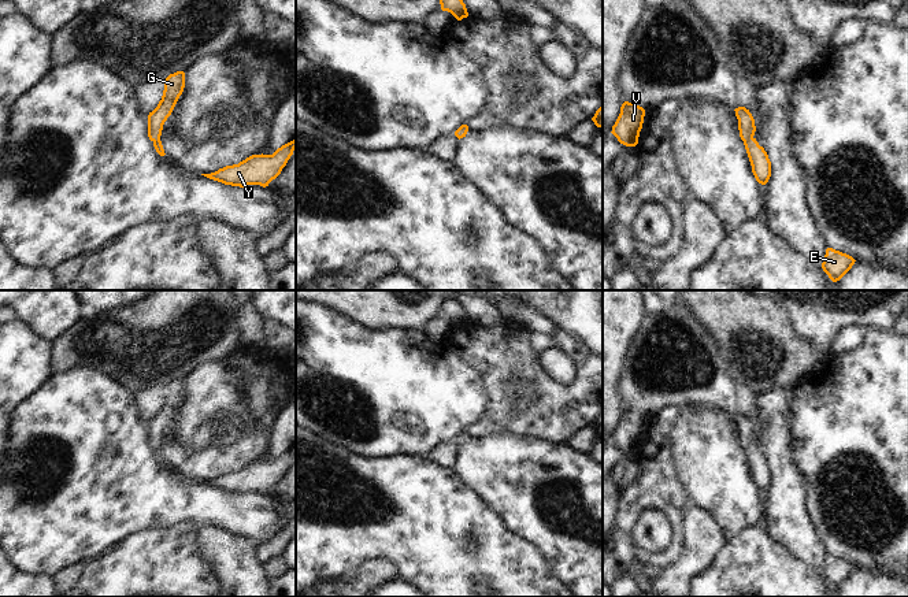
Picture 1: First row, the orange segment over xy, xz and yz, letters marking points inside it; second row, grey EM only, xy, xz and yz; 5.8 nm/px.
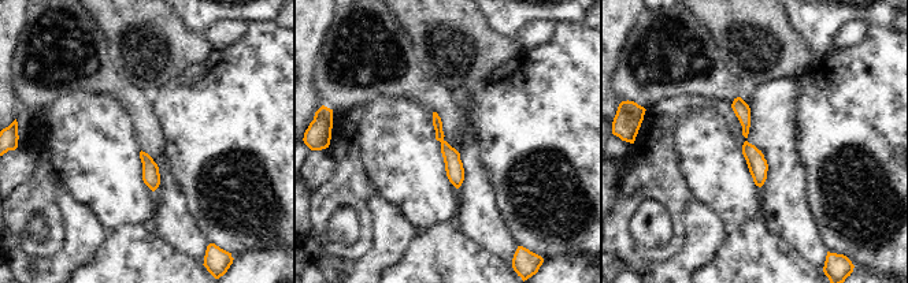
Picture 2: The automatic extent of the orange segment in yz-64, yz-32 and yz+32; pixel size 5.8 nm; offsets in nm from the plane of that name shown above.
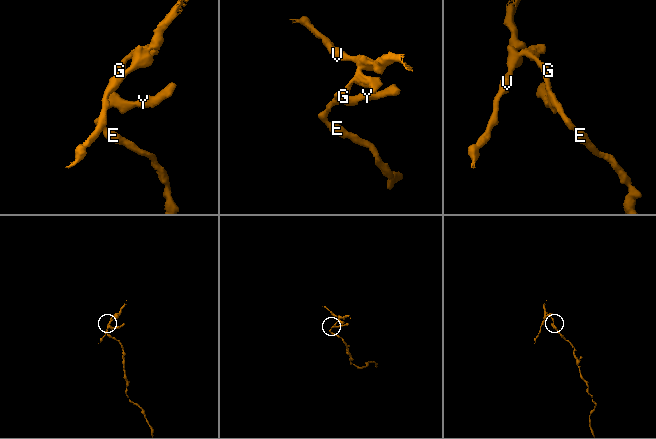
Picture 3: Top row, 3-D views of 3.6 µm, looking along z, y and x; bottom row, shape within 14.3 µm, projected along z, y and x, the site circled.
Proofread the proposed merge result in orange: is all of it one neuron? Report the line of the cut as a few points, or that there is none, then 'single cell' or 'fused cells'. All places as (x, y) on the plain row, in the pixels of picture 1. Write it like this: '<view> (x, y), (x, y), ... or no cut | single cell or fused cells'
no cut | single cell

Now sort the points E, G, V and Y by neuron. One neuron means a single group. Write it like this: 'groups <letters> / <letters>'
groups E G V Y

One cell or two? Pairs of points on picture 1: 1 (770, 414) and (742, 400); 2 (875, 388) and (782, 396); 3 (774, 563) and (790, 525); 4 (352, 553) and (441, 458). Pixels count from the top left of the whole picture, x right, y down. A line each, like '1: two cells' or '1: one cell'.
1: two cells
2: two cells
3: two cells
4: two cells

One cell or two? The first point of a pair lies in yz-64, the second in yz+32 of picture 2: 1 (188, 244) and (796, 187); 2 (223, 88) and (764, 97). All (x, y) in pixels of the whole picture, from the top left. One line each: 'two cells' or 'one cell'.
1: one cell
2: two cells

